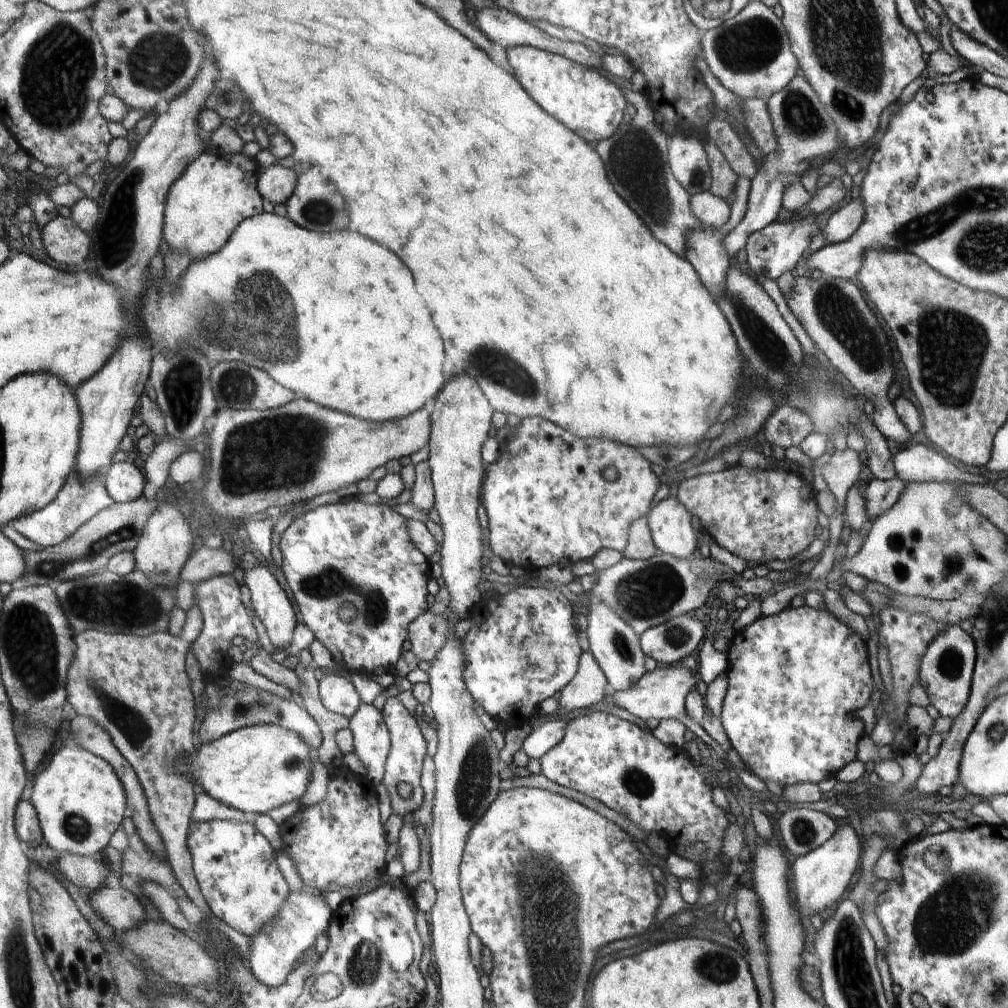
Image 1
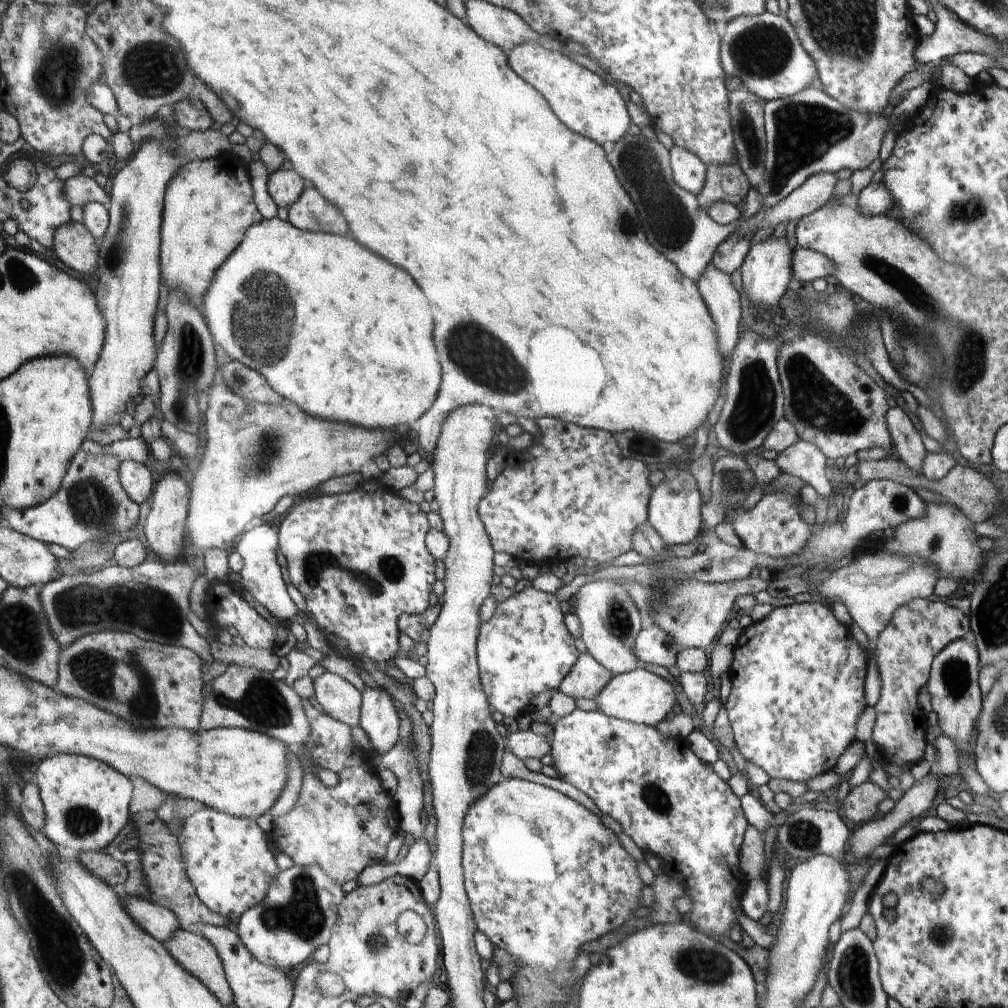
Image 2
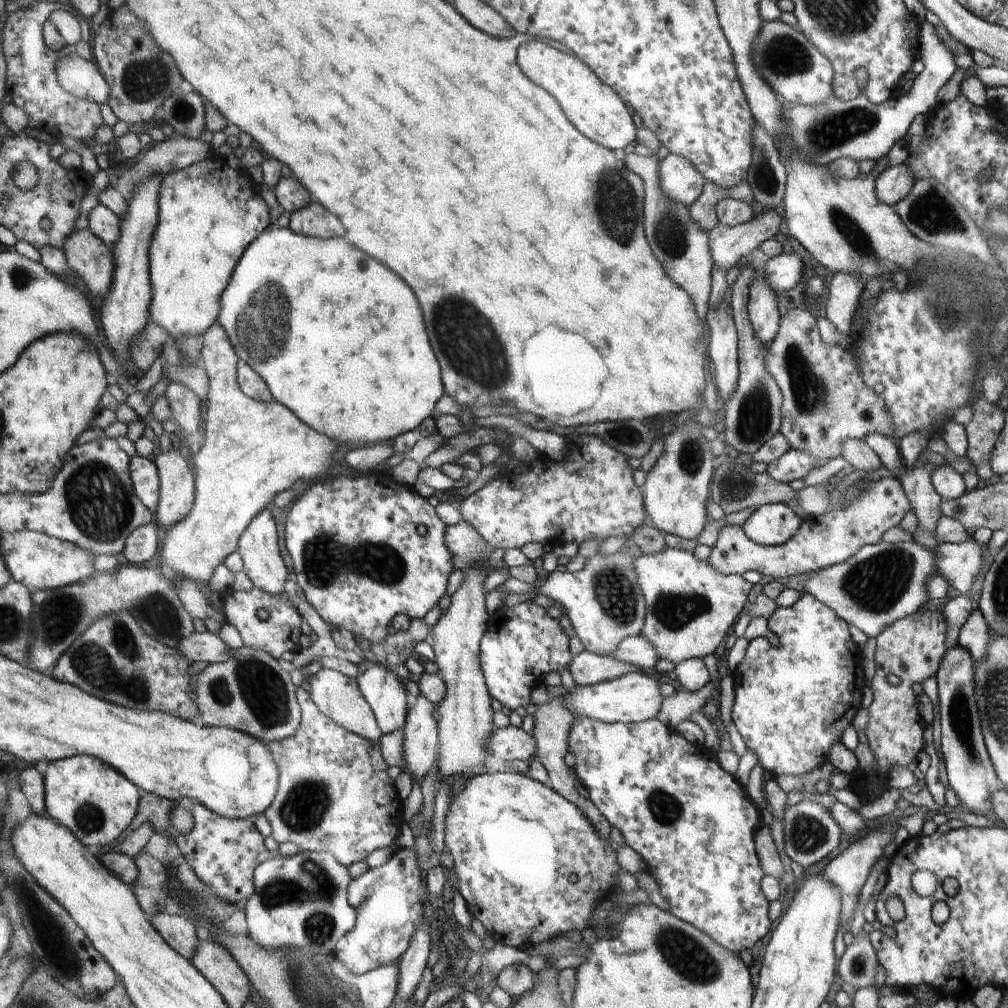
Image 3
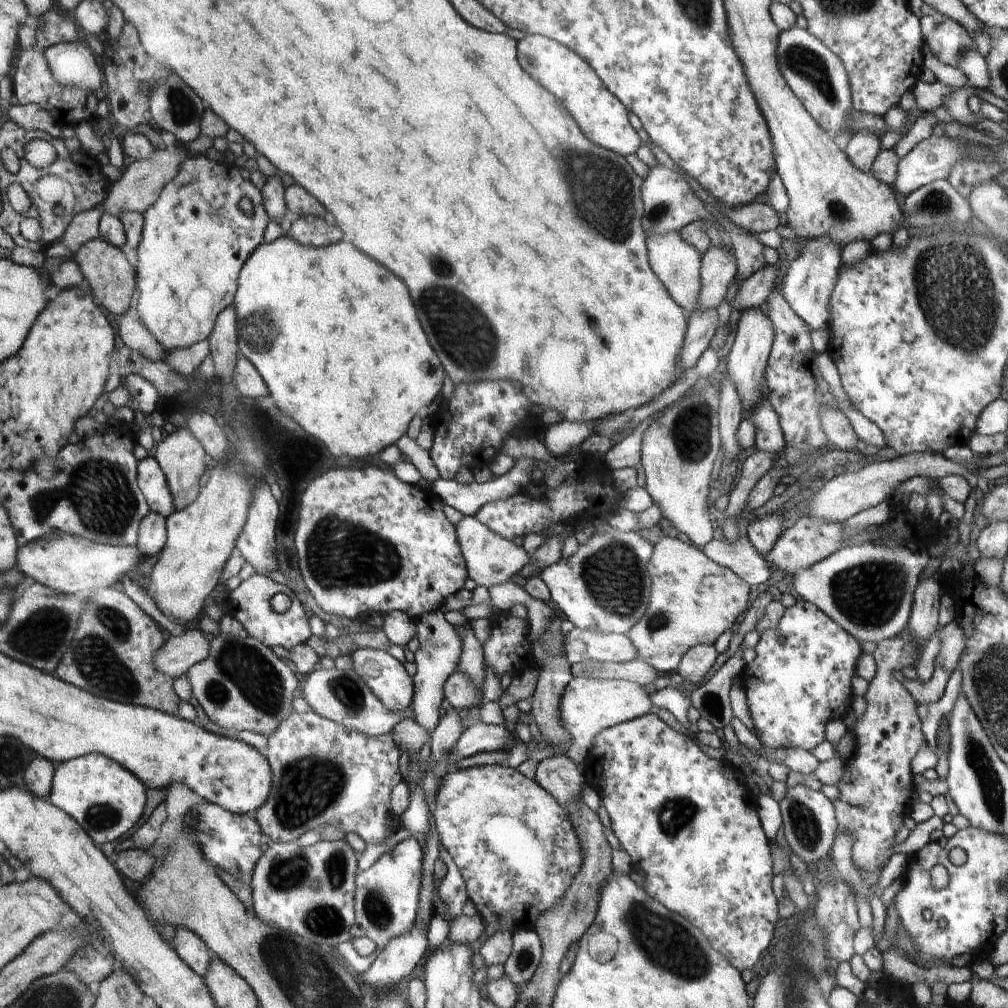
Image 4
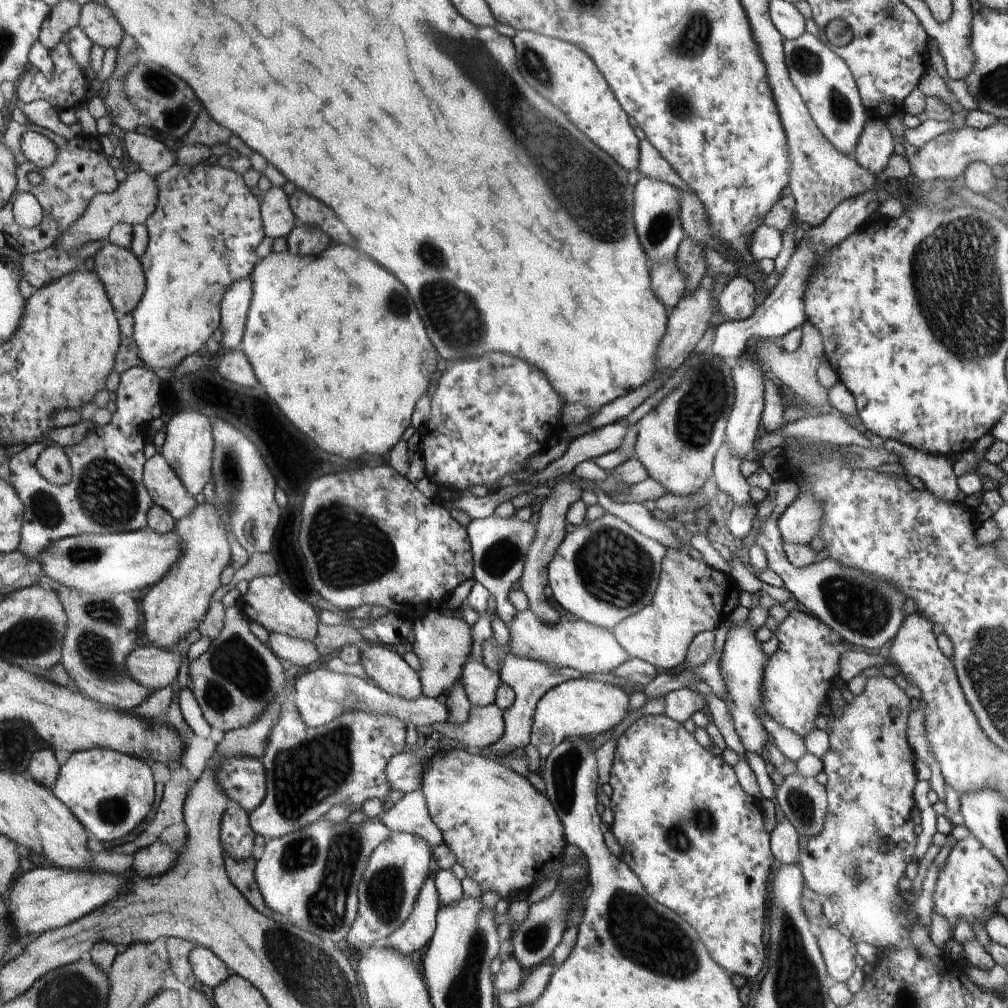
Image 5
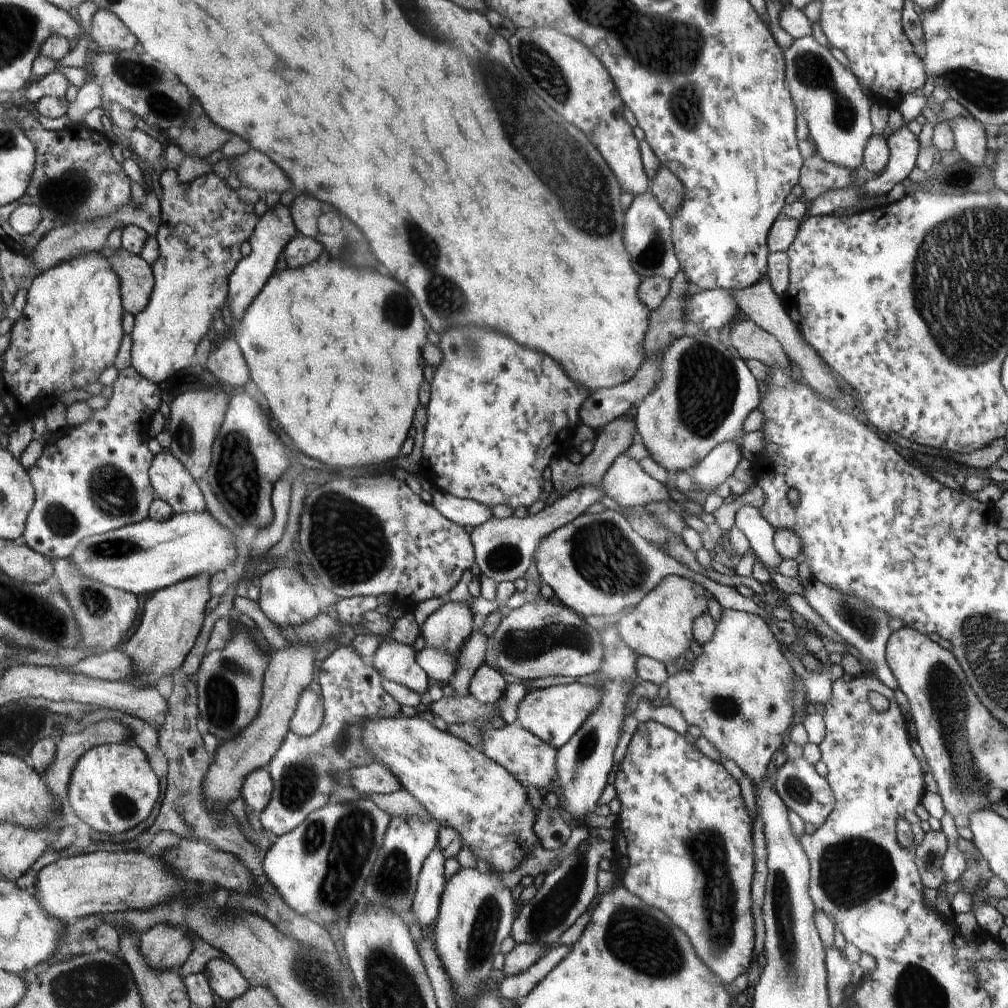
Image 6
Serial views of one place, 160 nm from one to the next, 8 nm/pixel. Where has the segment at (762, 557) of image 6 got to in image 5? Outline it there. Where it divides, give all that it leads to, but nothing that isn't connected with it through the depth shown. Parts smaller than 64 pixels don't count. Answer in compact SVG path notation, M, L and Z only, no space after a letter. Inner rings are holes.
M723 443L715 458L715 473L717 488L724 491L734 501L735 507L745 505L750 500L746 479L740 473L743 460L735 455L726 443ZM782 477L775 484L777 492L776 505L773 513L762 523L762 530L755 534L758 543L767 554L770 568L783 580L786 588L797 602L802 602L816 618L827 623L851 645L866 650L883 648L894 640L906 620L902 605L908 598L894 585L881 581L878 577L866 571L855 569L835 561L832 557L824 558L818 563L805 567L794 566L783 549L777 520L786 508L797 499L800 494L798 484L791 478Z

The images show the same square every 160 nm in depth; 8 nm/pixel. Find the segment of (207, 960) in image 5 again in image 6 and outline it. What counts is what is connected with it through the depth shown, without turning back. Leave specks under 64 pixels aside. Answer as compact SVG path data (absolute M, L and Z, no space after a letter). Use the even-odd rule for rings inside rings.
M211 958L203 972L214 994L229 1002L250 990L246 976L226 958Z

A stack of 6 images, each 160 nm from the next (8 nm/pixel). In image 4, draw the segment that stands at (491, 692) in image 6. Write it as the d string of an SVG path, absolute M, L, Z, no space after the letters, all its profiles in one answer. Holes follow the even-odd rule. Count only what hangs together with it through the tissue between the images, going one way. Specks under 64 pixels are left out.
M456 672L448 678L444 686L446 706L456 711L466 710L472 706L482 706L485 700L481 696L481 690L476 689L461 673Z

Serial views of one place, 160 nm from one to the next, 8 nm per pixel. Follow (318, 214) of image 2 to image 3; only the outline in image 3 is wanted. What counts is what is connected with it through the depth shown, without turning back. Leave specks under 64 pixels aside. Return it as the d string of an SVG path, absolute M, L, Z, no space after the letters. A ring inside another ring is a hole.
M312 201L306 208L290 215L290 230L312 238L345 238L346 230L340 220L322 204Z

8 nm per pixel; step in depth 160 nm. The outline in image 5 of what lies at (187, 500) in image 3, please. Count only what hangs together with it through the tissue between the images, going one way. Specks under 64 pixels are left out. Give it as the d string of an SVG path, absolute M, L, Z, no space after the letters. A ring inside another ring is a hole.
M192 409L173 415L166 425L165 442L160 450L170 466L176 470L176 474L184 482L188 492L196 498L196 502L203 503L205 498L202 490L212 476L210 466L214 466L214 438L211 419Z

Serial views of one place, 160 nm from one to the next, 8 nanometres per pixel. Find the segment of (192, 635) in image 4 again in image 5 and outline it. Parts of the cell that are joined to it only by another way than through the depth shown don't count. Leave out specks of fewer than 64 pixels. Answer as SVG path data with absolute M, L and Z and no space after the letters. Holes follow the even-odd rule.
M136 647L128 657L128 672L136 682L158 690L177 680L181 660L172 648Z

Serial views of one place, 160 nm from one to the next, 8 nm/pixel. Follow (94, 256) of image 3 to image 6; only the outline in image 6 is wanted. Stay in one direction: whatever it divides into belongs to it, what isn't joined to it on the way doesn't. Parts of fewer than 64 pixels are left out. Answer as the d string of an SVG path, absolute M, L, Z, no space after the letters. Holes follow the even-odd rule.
M123 246L111 252L108 259L122 279L125 309L133 315L142 313L155 286L155 273L150 270L150 264Z

